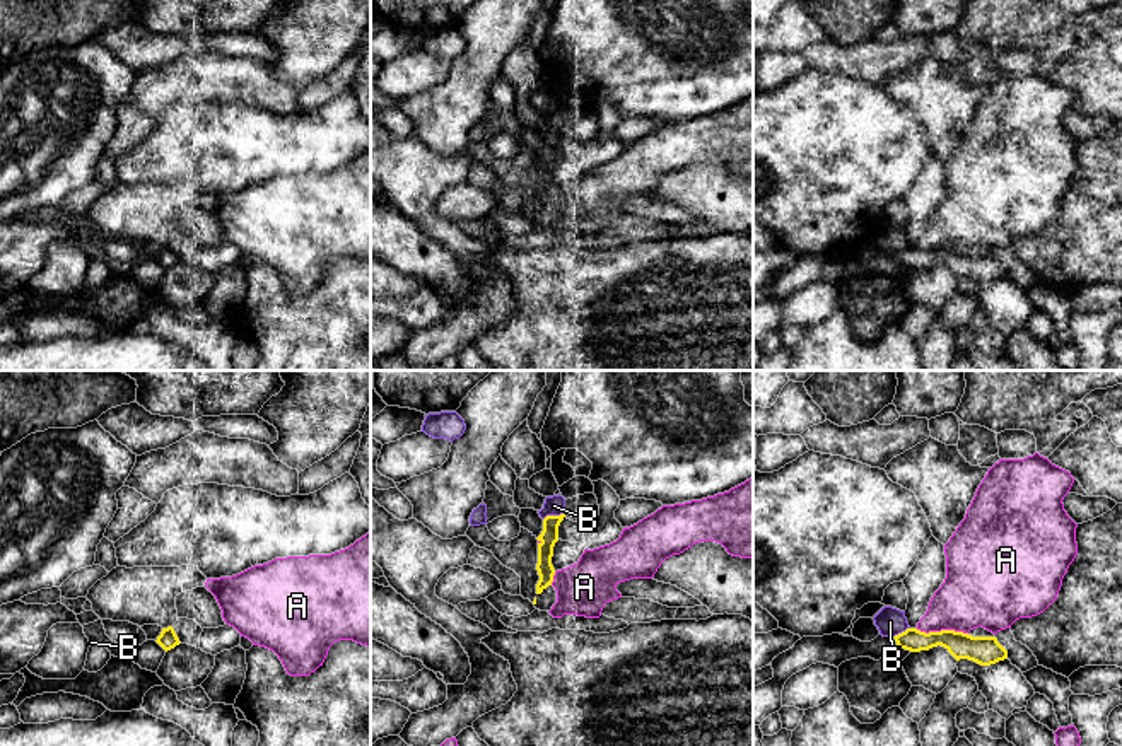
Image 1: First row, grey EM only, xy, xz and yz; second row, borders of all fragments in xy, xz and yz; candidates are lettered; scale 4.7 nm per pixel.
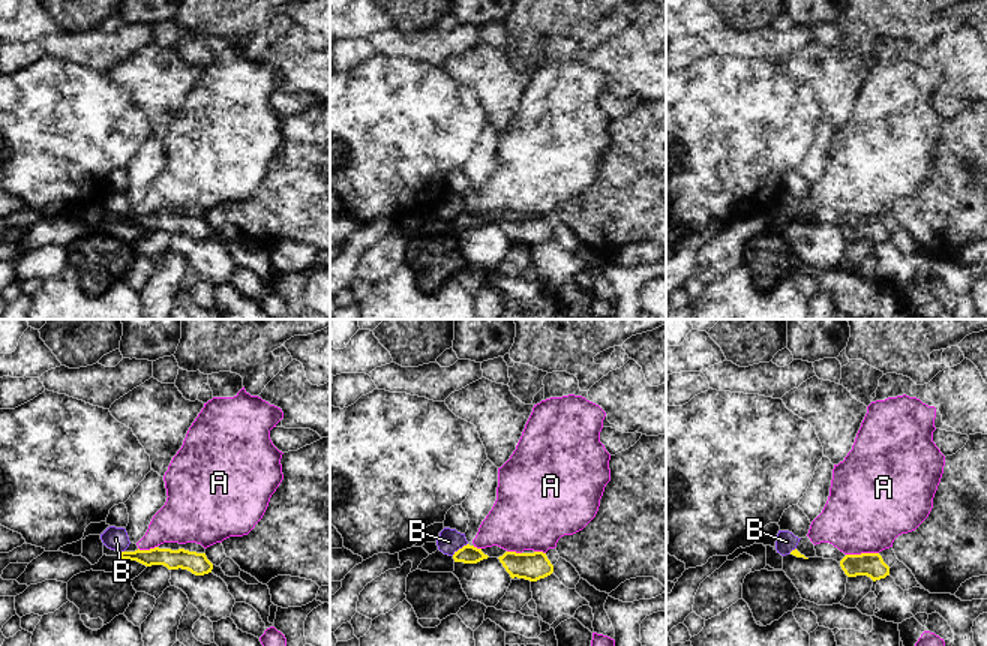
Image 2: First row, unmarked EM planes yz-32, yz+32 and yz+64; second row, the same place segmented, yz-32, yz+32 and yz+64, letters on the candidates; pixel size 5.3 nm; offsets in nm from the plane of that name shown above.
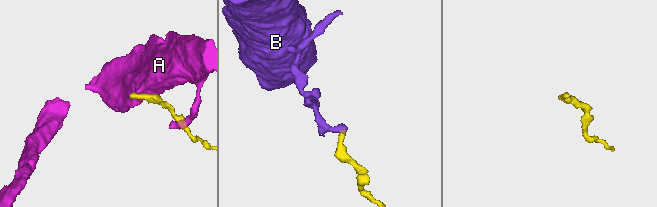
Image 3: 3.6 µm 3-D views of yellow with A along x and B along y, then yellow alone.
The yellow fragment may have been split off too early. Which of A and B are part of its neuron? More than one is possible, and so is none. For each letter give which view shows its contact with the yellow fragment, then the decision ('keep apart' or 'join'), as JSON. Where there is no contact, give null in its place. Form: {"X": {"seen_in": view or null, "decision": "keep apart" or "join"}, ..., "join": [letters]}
{"A": {"seen_in": "yz", "decision": "keep apart"}, "B": {"seen_in": "xz", "decision": "keep apart"}, "join": []}

